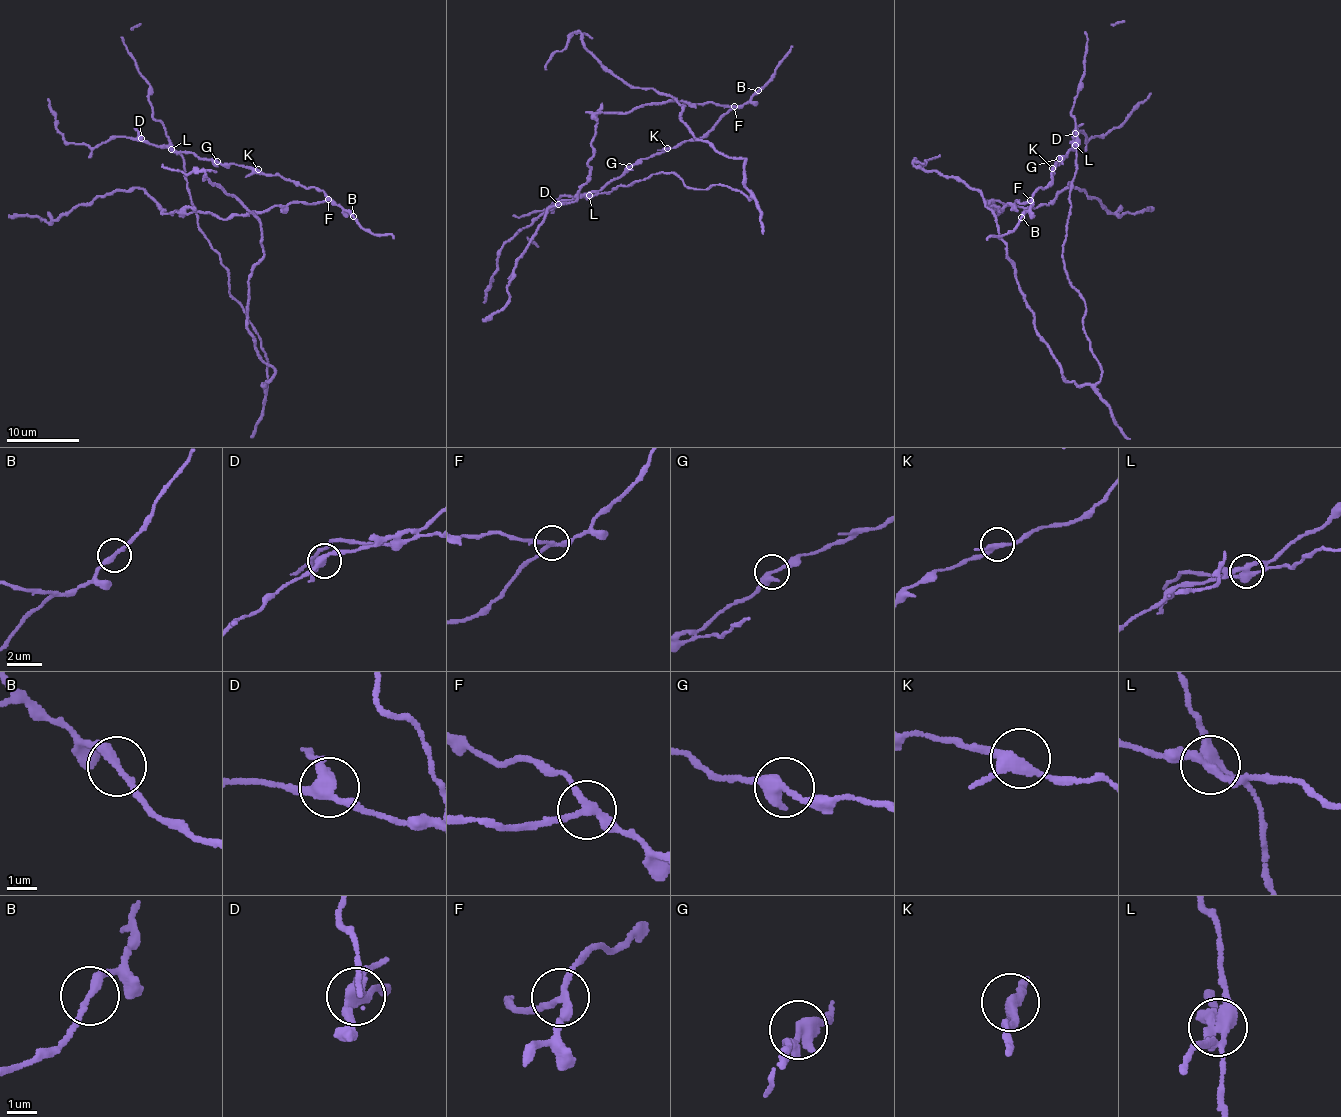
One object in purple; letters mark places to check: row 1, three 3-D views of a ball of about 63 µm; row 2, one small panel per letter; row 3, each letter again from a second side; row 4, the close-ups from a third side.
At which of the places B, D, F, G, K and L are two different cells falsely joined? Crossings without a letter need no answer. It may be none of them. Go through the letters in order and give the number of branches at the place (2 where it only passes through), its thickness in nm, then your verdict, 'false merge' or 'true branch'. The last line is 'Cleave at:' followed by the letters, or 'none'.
B: branches 2; calibre 240 nm; true branch
D: branches 3; calibre 360 nm; true branch
F: branches 3; calibre 220 nm; false merge
G: branches 2; calibre 400 nm; true branch
K: branches 3; calibre 300 nm; true branch
L: branches 3; calibre 360 nm; false merge
Cleave at: F, L

